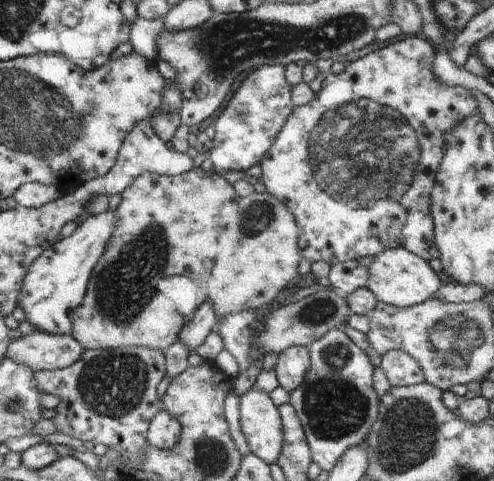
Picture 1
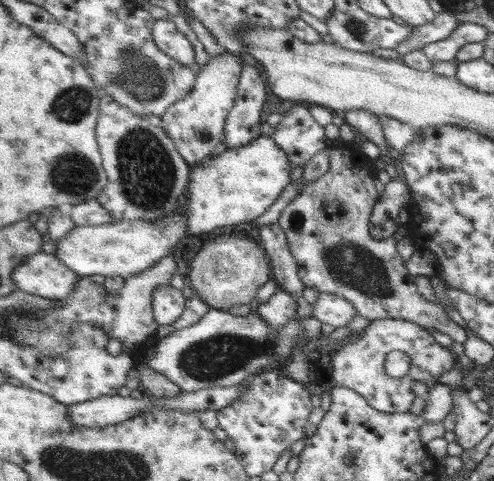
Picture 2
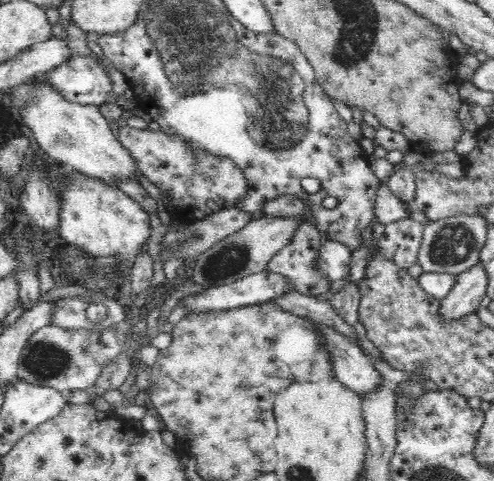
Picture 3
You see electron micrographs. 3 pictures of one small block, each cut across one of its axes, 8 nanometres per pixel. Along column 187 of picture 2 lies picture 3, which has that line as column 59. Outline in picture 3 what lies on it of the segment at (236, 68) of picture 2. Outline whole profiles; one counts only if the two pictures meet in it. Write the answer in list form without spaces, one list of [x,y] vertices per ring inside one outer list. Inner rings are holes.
[[[48,84],[38,86],[36,96],[28,104],[28,110],[22,110],[22,120],[26,132],[30,132],[36,140],[36,146],[54,162],[66,164],[78,174],[104,182],[108,186],[118,186],[120,180],[130,180],[140,184],[138,166],[132,154],[120,144],[116,134],[110,130],[110,124],[100,114],[98,106],[70,104]]]

